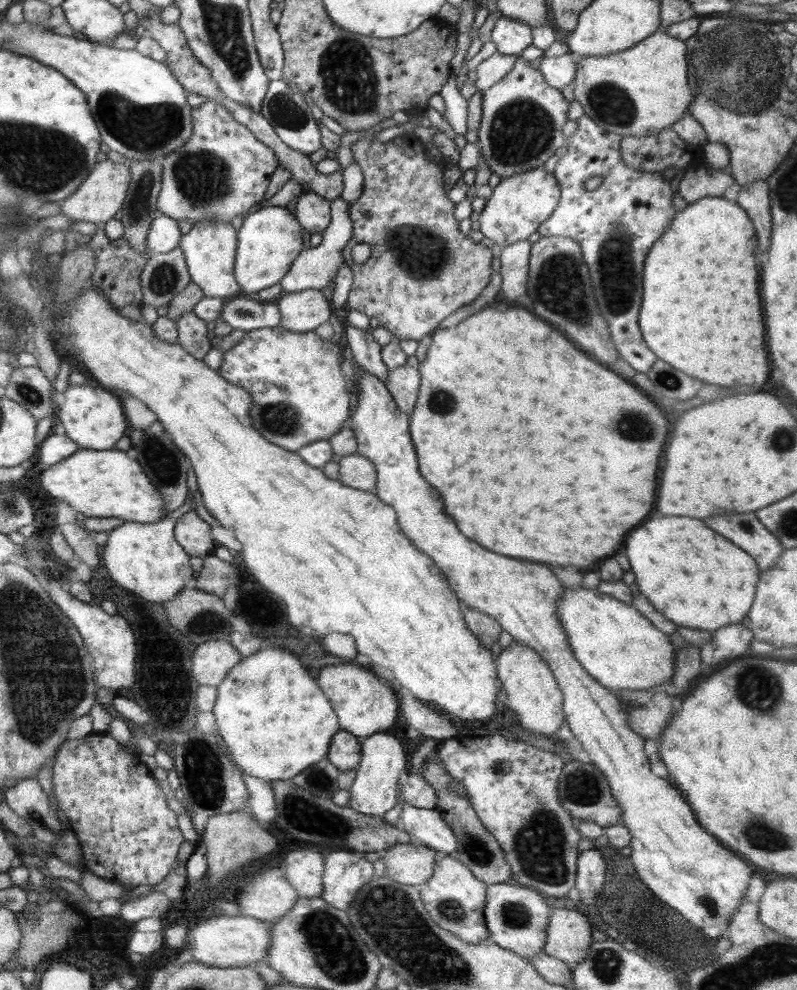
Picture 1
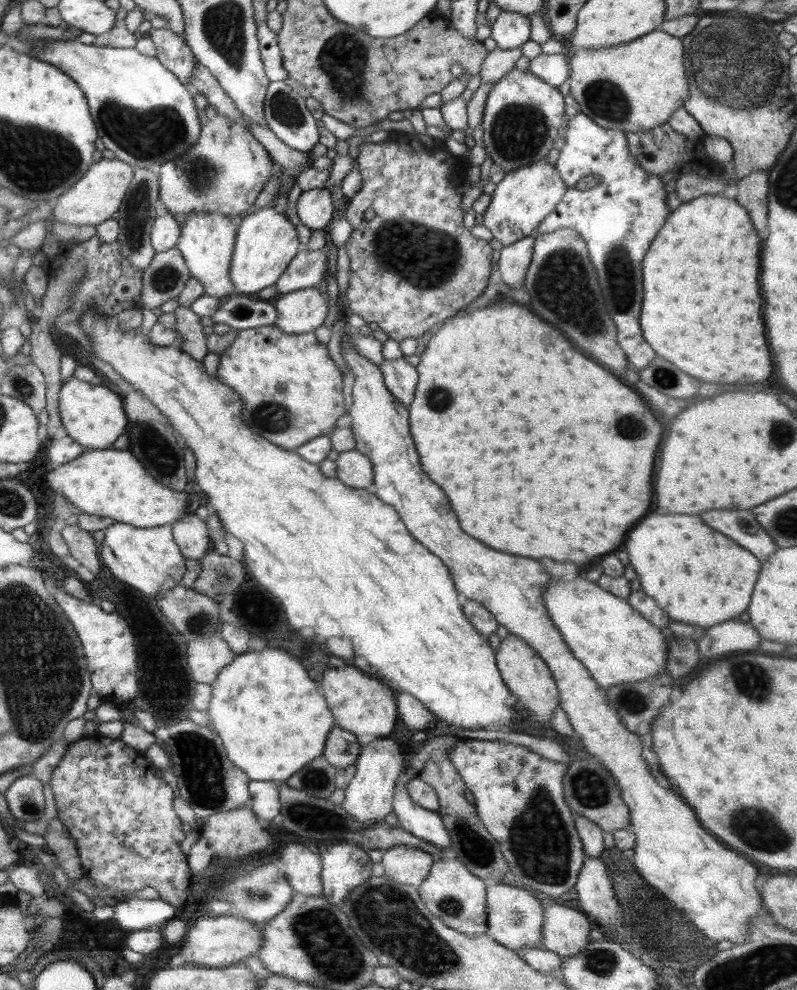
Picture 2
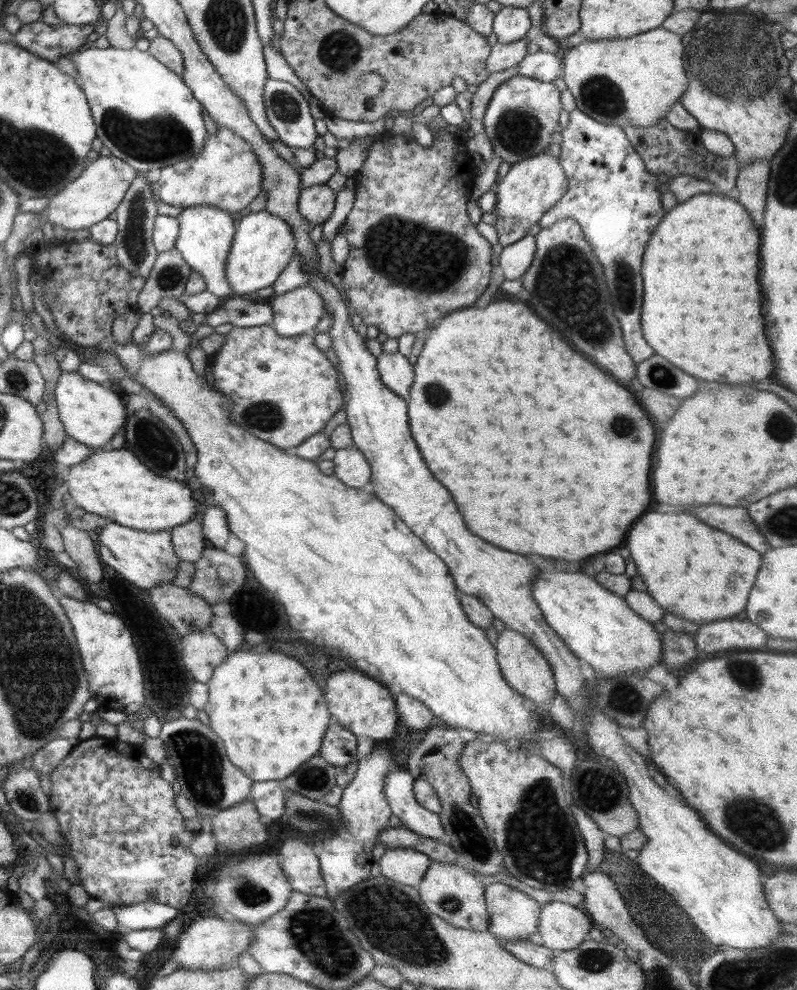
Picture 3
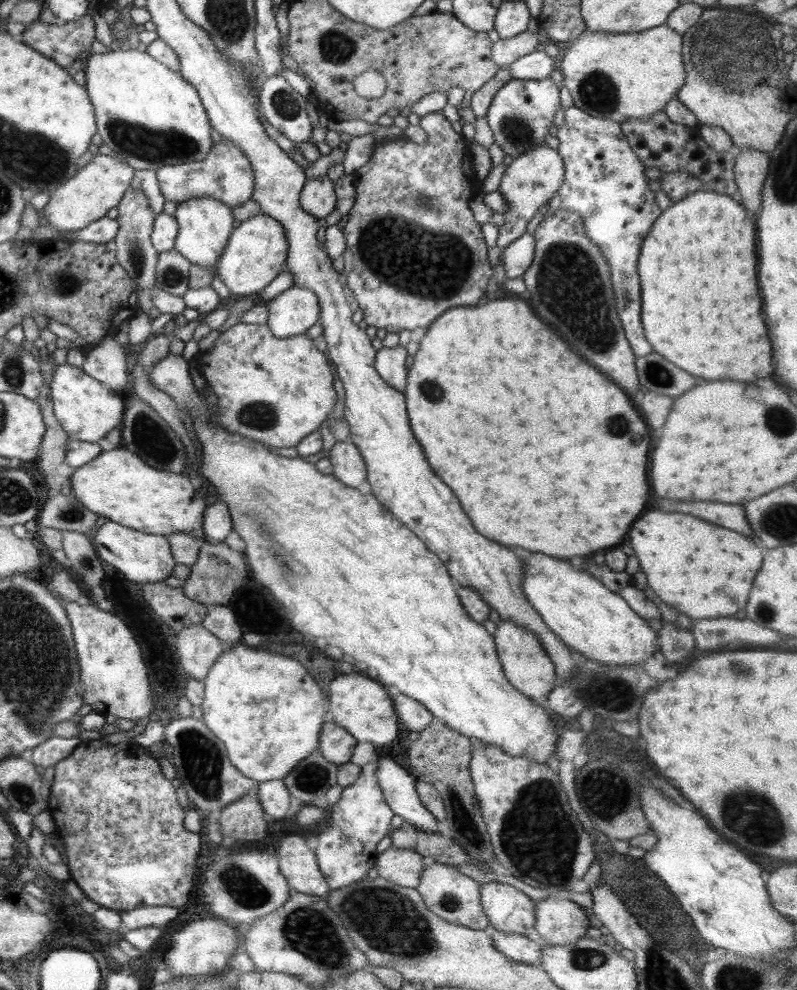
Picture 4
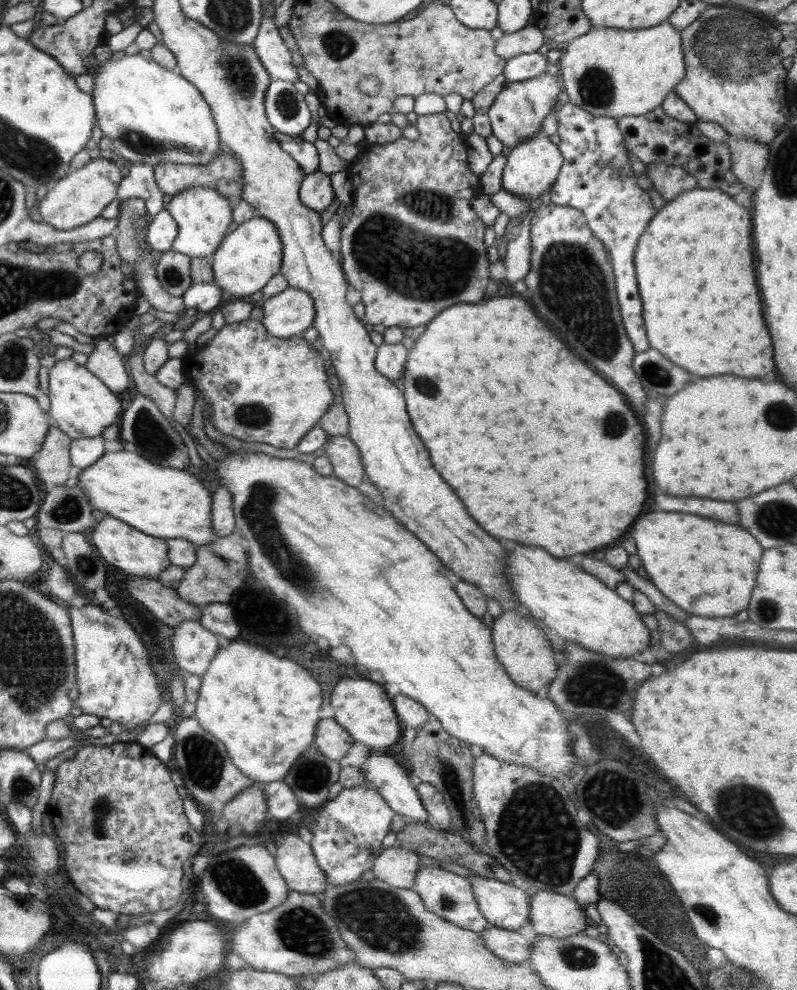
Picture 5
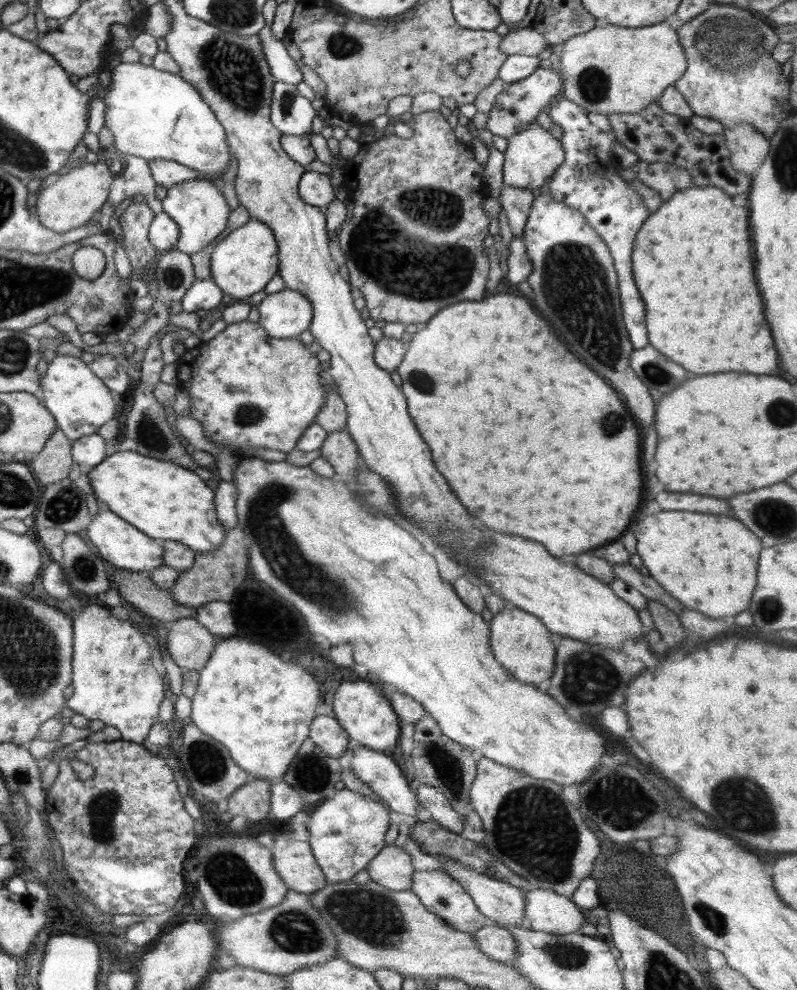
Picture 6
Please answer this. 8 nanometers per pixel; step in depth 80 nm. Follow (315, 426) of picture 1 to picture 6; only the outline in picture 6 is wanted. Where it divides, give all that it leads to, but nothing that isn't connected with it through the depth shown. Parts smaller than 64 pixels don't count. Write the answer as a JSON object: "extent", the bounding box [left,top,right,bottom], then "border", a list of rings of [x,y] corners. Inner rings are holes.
{"extent":[176,322,325,458],"border":[[[256,322],[233,323],[209,341],[187,349],[176,361],[178,386],[190,396],[189,415],[204,427],[205,435],[221,449],[228,449],[240,458],[251,456],[250,448],[270,448],[289,453],[295,449],[303,432],[315,422],[325,403],[323,377],[319,373],[316,351],[310,350],[299,338],[283,339],[270,336]]]}

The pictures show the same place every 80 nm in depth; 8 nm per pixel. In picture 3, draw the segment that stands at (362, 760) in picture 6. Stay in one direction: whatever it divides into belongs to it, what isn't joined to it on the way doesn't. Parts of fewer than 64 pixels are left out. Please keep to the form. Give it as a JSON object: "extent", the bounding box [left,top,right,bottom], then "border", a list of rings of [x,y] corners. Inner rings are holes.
{"extent":[385,765,447,840],"border":[[[398,765],[385,778],[386,800],[394,816],[400,818],[401,826],[425,836],[445,840],[447,838],[439,814],[420,805],[414,797],[413,782],[415,778]]]}

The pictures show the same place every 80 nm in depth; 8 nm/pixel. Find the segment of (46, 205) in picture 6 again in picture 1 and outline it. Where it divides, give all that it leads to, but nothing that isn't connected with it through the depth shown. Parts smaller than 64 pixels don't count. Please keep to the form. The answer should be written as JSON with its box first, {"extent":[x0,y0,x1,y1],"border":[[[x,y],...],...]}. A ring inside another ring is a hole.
{"extent":[60,159,131,226],"border":[[[110,159],[97,162],[88,178],[82,181],[82,185],[66,200],[60,202],[61,212],[68,218],[72,218],[74,222],[86,220],[86,222],[94,222],[99,226],[108,222],[122,208],[130,182],[131,173],[128,163],[115,164]]]}

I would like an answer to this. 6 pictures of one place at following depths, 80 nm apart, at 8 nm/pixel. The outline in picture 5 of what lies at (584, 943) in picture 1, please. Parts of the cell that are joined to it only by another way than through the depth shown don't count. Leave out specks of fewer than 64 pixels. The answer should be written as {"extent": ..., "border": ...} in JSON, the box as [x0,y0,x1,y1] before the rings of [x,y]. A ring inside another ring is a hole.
{"extent":[530,891,587,938],"border":[[[538,891],[531,897],[530,922],[538,934],[550,938],[566,938],[582,933],[587,911],[578,901],[550,891]]]}

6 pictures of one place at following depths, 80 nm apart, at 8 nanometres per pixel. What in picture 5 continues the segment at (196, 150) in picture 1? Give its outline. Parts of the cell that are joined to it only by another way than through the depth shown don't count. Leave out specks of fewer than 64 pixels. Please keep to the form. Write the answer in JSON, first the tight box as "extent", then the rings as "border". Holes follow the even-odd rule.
{"extent":[153,148,244,202],"border":[[[230,148],[220,149],[218,156],[205,165],[182,165],[174,163],[160,163],[153,167],[155,180],[159,192],[176,196],[179,192],[190,187],[213,188],[231,202],[241,199],[244,184],[242,184],[242,161],[230,154]]]}

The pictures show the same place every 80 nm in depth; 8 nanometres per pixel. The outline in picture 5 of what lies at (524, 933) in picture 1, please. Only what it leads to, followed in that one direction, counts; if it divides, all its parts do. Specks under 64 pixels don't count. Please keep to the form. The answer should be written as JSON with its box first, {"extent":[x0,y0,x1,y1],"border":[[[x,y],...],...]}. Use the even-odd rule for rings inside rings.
{"extent":[468,874,531,931],"border":[[[476,874],[471,879],[468,878],[468,880],[471,882],[480,912],[491,926],[517,931],[530,922],[531,896],[525,890],[516,887],[512,882],[505,883]]]}

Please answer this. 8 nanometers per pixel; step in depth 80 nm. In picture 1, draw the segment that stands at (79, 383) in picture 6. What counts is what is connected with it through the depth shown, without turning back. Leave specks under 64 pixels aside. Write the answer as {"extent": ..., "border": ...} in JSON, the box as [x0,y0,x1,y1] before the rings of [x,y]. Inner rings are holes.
{"extent":[56,384,130,450],"border":[[[70,384],[63,393],[65,403],[56,410],[56,417],[65,428],[64,434],[68,435],[80,448],[92,450],[114,449],[116,443],[128,434],[130,428],[125,415],[121,398],[115,392],[106,392],[101,385],[98,388],[92,386],[78,386]]]}

